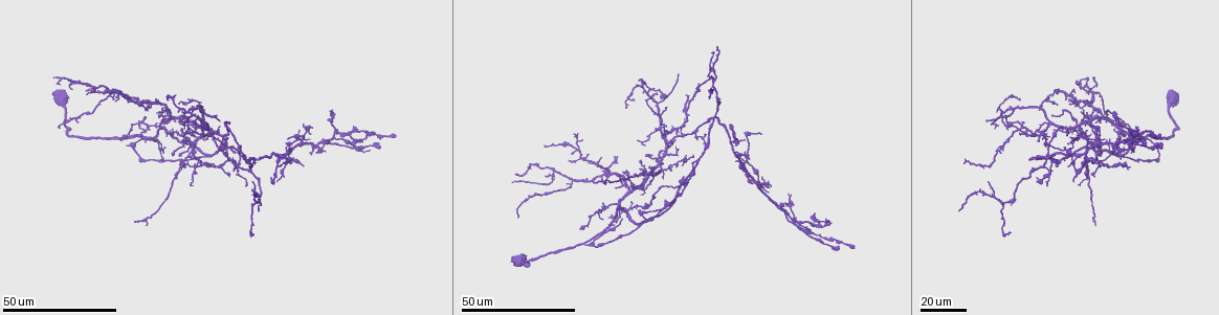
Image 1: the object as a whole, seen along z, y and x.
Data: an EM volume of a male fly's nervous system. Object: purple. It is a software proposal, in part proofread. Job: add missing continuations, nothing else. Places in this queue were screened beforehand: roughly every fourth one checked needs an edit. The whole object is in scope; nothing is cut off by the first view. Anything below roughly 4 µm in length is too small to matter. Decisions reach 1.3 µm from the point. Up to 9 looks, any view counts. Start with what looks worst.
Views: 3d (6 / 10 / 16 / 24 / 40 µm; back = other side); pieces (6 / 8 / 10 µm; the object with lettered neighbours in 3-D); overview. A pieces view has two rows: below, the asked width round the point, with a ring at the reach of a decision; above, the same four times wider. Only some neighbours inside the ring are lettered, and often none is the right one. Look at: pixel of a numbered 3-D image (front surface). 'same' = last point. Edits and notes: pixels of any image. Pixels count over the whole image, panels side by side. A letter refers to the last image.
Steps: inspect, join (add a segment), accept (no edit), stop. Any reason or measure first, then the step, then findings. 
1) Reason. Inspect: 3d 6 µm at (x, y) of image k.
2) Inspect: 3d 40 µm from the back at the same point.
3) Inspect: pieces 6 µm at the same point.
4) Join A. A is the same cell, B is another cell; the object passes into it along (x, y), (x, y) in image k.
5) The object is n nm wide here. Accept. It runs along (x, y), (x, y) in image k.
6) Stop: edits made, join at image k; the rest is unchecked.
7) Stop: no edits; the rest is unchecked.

An open end. Inspect: 3d 24 µm at (717, 48) of image 1.

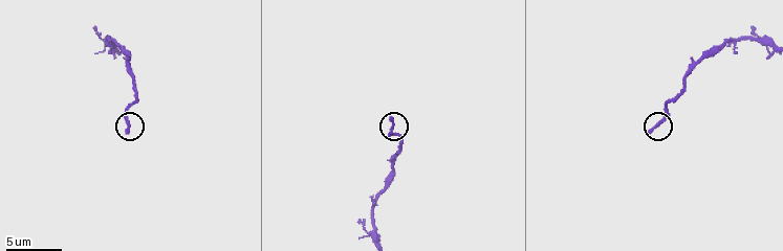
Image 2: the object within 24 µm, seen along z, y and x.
Inspect: pieces 10 µm at (649, 131) of image 2.

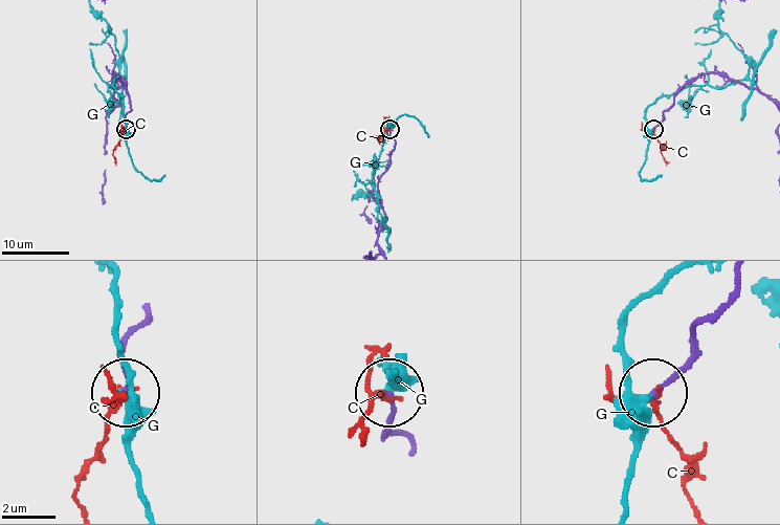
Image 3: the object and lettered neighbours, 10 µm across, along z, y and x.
Accept. C and G are other cells; it runs along (740, 278), (699, 319), (691, 352), (654, 391) in image 3; none of them fits.

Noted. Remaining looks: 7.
Long arm stops here. Inspect: 3d 24 µm at (1051, 114) of image 1.

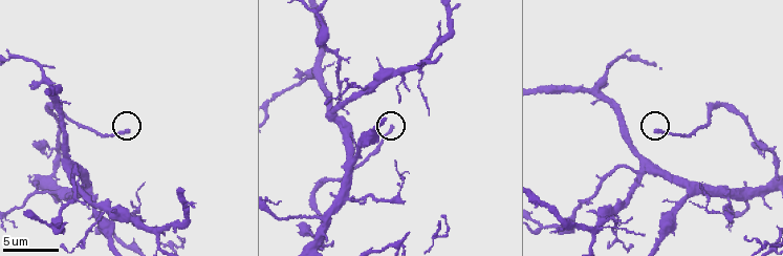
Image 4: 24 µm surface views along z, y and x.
Inspect: pieces 10 µm at (655, 131) of image 4.

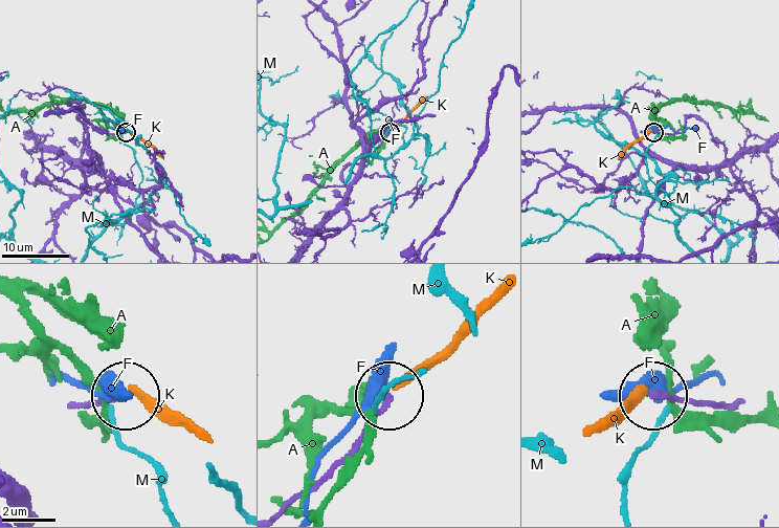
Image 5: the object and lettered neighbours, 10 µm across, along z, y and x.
Accept. A, F, K and M are other cells; it runs along (731, 159), (694, 117), (672, 133), (654, 132) in image 5; none of them fits.

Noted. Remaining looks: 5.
An open end. Inspect: 3d 40 µm at (220, 122) of image 1.

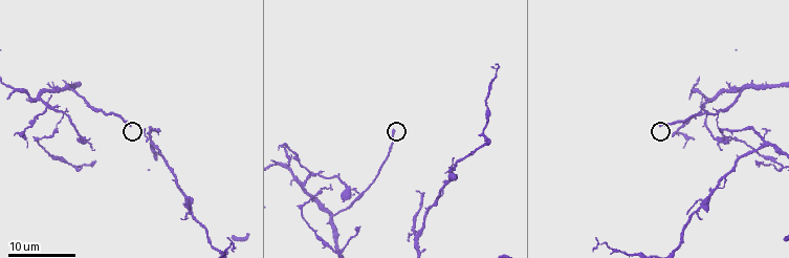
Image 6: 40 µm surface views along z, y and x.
Inspect: pieces 10 µm at (658, 124) of image 6.

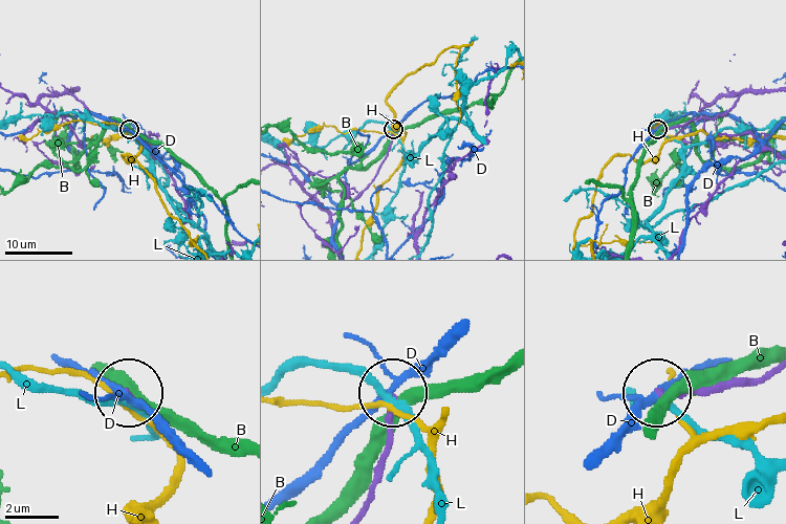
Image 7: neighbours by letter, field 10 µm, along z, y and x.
Accept. B, D, H and L are other cells; it runs along (364, 503), (386, 442), (390, 397) in image 7; none of them fits.

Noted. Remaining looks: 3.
Free end. Inspect: pieces 8 µm at (37, 143) of image 4.

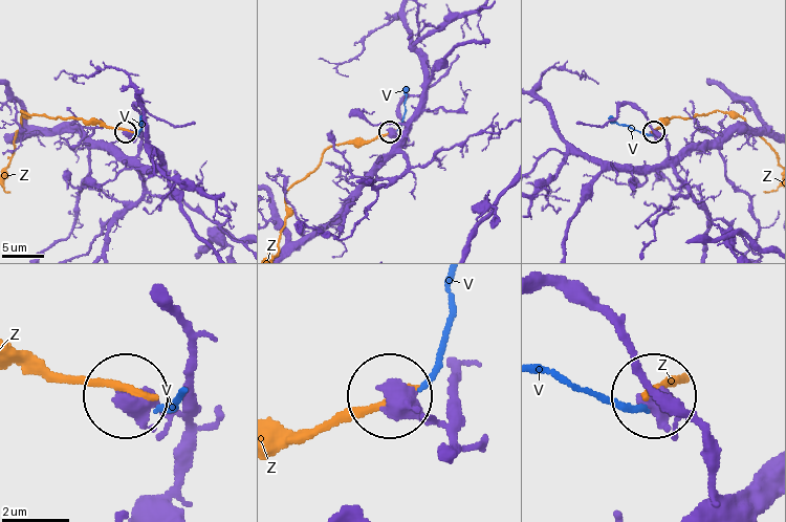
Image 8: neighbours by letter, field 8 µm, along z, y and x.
Accept. V and Z are other cells; none of them fits.

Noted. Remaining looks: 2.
Stop: no edits; the rest is unchecked.

